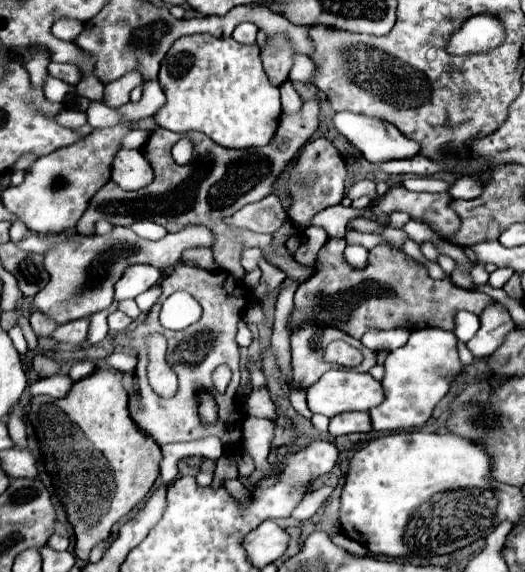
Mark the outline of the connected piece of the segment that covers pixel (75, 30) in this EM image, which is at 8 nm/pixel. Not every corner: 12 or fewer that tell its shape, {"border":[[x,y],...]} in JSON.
{"border":[[59,18],[51,28],[55,38],[77,38],[83,24],[73,18]]}

